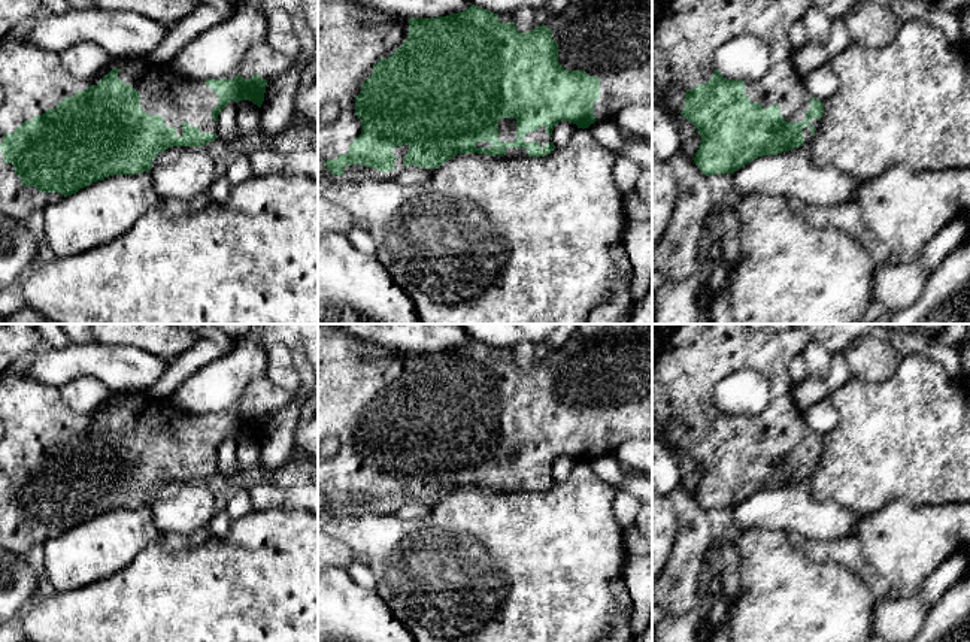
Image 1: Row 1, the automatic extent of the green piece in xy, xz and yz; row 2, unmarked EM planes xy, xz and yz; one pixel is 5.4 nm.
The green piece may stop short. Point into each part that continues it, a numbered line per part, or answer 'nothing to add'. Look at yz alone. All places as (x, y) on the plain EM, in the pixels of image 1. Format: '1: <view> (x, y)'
1: yz (685, 372)

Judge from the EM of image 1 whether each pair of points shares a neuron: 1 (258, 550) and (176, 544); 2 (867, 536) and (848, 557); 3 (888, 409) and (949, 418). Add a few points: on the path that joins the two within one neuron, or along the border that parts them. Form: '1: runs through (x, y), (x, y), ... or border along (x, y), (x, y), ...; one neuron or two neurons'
1: border along (214, 536), (182, 550), (167, 550), (163, 545); two neurons
2: border along (851, 536), (858, 544), (864, 565); two neurons
3: runs through (903, 414), (934, 414); one neuron

